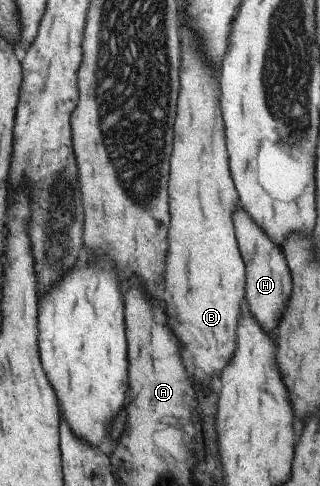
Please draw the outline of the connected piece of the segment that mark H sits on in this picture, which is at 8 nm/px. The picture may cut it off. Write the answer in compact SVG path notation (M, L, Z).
M237 208L233 212L233 228L239 244L239 252L245 264L245 298L249 304L249 310L259 320L261 328L269 332L275 326L275 316L281 312L285 304L285 296L289 296L289 272L285 272L285 260L277 244L273 244L267 234L249 218L249 214L243 208Z

